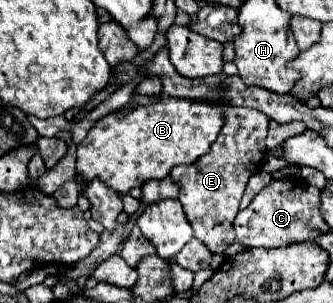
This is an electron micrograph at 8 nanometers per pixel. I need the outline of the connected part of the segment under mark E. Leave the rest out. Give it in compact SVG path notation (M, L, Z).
M225 106L225 122L227 128L221 130L217 140L213 142L209 154L201 156L197 162L189 166L175 166L171 170L171 178L179 184L179 202L187 214L195 230L195 238L201 240L211 254L223 254L227 246L235 242L233 220L239 212L239 200L245 192L245 184L253 172L261 170L265 150L265 136L269 118L263 112L253 108L235 108Z

